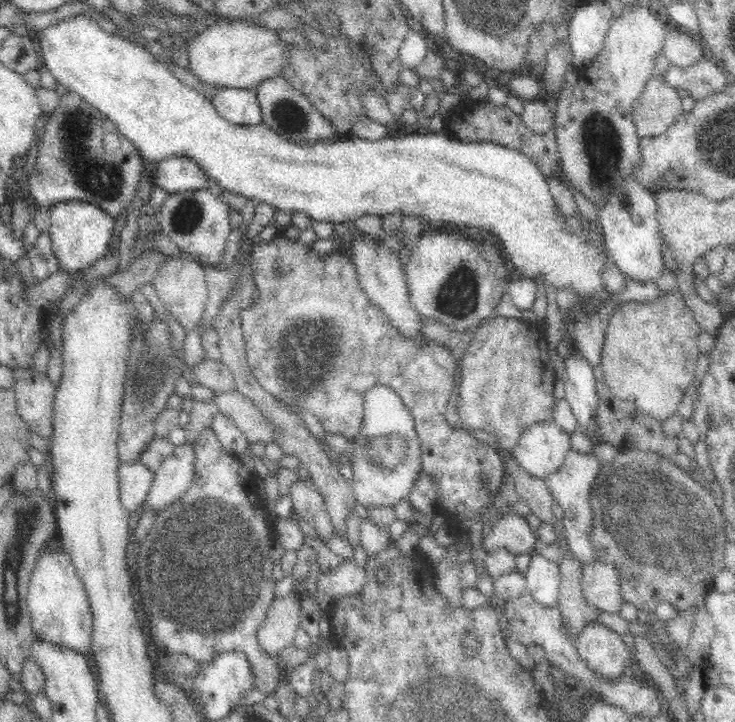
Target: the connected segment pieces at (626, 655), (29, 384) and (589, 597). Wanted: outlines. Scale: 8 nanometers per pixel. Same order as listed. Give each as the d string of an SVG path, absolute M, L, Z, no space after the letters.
M587 622L572 643L579 657L602 677L616 678L632 663L632 650L622 635L596 622Z
M32 364L11 368L11 389L22 421L32 433L44 439L53 435L55 386Z
M598 560L581 564L581 591L591 607L617 613L622 604L619 585L618 572L612 564Z

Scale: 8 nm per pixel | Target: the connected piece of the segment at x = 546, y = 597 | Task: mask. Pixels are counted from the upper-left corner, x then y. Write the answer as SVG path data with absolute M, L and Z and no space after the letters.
M532 553L532 561L525 575L526 590L532 598L545 607L556 607L561 588L559 564Z

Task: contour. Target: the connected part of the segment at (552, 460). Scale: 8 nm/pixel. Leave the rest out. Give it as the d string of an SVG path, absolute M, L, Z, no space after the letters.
M544 420L530 426L519 440L518 447L513 456L520 468L533 478L546 481L560 470L565 462L566 456L573 451L572 439L555 420Z

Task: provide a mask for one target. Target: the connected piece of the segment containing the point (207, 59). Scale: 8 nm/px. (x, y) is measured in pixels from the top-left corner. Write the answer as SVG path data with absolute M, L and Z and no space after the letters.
M228 20L226 23L209 26L189 42L190 71L206 84L220 86L224 89L254 89L262 82L279 78L284 73L284 68L290 62L290 46L290 43L282 40L278 29L259 26L244 20Z

